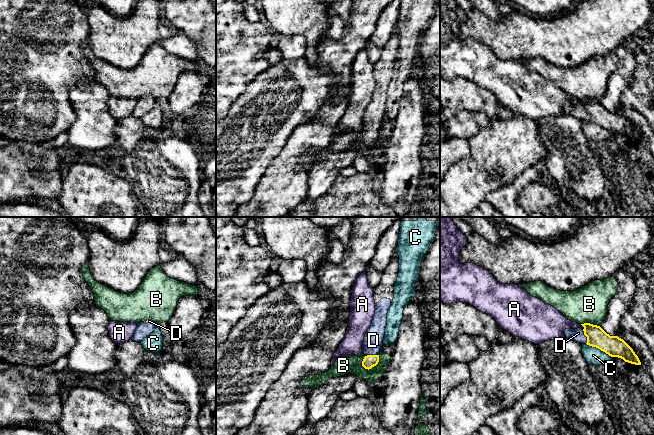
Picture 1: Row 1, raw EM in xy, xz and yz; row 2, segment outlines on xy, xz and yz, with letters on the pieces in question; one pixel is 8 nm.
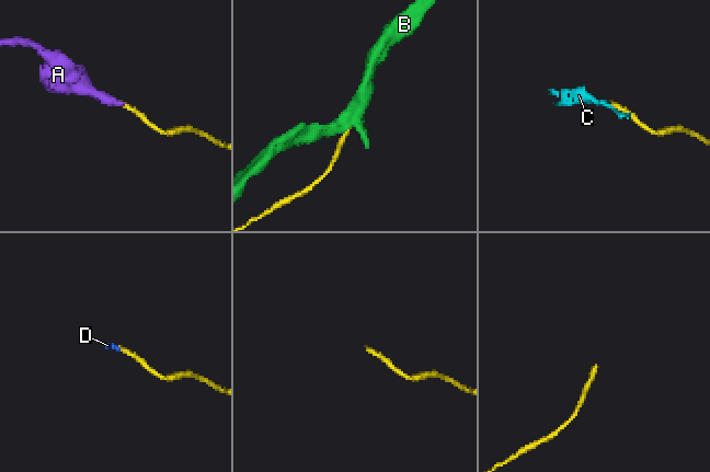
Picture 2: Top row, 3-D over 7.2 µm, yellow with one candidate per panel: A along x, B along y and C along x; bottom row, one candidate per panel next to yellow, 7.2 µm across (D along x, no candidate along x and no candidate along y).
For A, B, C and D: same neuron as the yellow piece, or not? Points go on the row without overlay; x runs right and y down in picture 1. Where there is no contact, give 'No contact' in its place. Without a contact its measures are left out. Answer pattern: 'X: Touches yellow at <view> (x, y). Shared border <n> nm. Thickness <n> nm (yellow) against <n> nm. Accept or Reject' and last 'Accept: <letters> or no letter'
A: Touches yellow at yz (583, 102). Shared border 50 nm. Thickness 160 nm (yellow) against 220 nm. Reject
B: Touches yellow at xz (373, 142). Shared border 170 nm. Thickness 110 nm (yellow) against 150 nm. Reject
C: Touches yellow at yz (599, 124). Shared border 240 nm. Thickness 160 nm (yellow) against 140 nm. Reject
D: Touches yellow at yz (585, 111). Shared border 120 nm. Thickness 160 nm (yellow) against 100 nm. Accept
Accept: D

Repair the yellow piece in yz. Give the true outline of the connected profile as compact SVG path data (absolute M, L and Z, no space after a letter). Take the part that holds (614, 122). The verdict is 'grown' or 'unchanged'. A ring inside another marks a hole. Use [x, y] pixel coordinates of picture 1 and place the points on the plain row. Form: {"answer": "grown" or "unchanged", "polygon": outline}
{"answer": "grown", "polygon": "M590 99L581 101L584 103L583 105L565 105L565 112L581 120L596 123L611 133L618 133L625 138L641 141L638 132L623 115L618 112L610 112L597 101Z"}

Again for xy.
{"answer": "grown", "polygon": "M151 96L138 99L132 116L141 118L144 114L148 113L156 104L157 100Z"}

